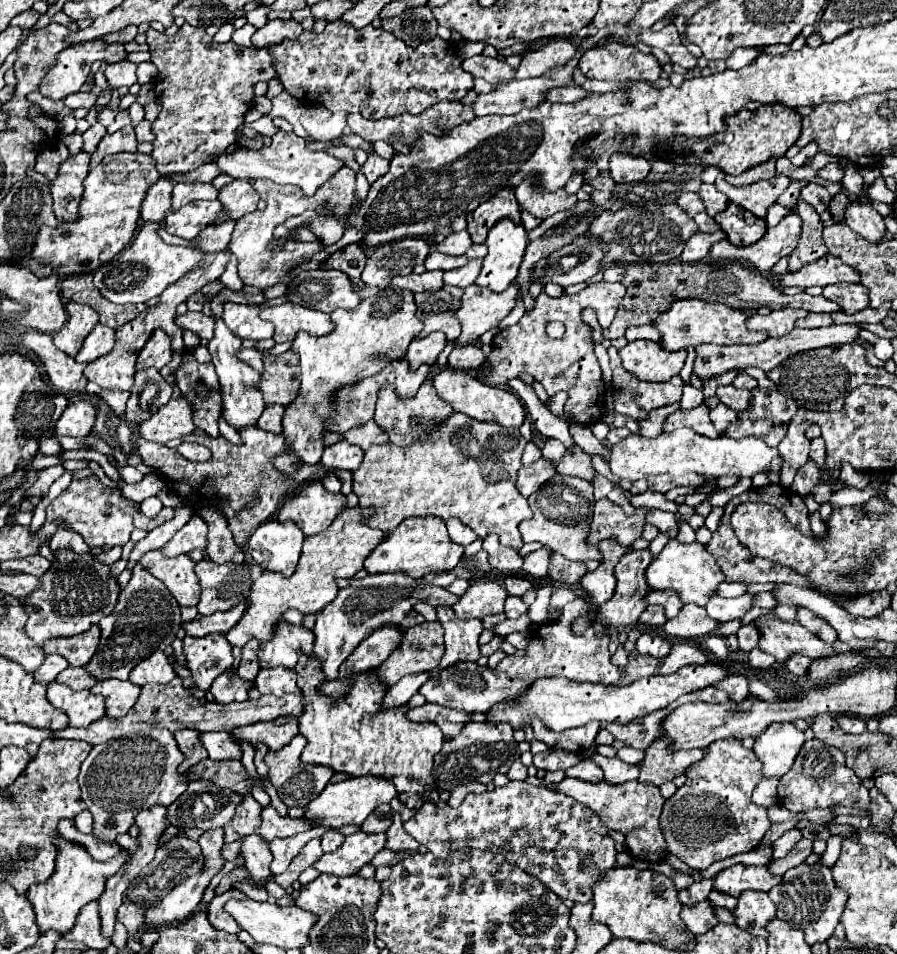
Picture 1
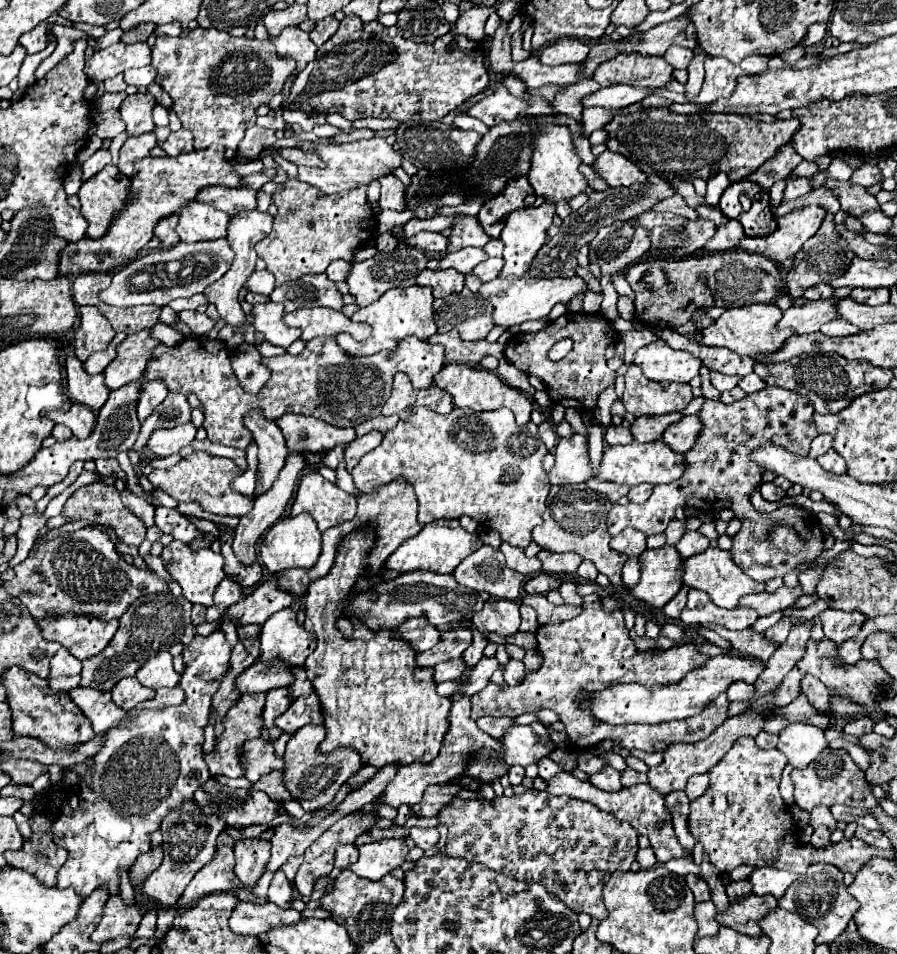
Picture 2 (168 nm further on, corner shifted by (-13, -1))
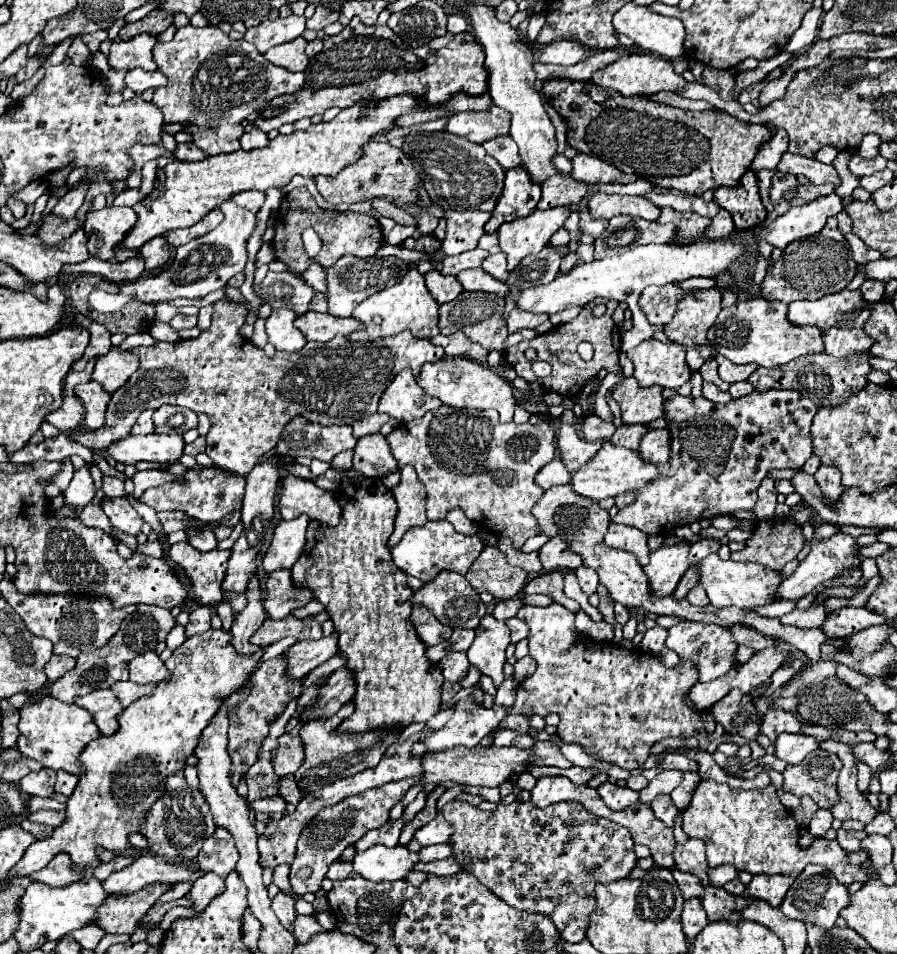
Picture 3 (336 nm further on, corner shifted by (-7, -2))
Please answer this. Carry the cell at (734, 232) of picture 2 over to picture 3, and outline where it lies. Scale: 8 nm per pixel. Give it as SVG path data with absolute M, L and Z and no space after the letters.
M720 210L714 218L712 218L712 224L706 228L704 236L710 238L710 240L718 240L718 238L728 238L734 230L734 222L732 222L732 216L726 212L726 210Z

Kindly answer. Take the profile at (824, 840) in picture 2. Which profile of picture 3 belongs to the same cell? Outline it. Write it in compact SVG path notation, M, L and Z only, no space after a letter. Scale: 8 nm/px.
M816 810L816 814L810 820L810 834L814 834L816 838L822 838L826 834L826 830L830 830L832 826L832 812L830 810Z

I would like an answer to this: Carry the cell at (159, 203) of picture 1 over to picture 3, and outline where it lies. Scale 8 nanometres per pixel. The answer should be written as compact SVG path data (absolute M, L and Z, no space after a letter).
M158 236L158 238L150 240L150 242L146 242L140 248L140 254L144 256L146 272L160 270L170 260L170 246L168 246L168 242L166 242L164 236Z

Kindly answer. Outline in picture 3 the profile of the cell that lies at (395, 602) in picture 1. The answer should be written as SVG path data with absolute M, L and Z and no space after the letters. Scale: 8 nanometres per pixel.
M440 572L432 582L426 582L422 590L414 592L412 604L424 604L438 620L452 628L476 628L482 616L486 616L486 606L480 602L478 592L474 592L474 588L466 584L466 578L456 572Z

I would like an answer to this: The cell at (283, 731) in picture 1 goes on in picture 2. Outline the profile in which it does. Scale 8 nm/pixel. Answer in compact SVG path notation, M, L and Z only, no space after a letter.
M316 693L310 695L310 697L296 699L288 707L288 711L284 711L276 719L276 727L282 733L290 733L290 735L296 733L300 727L304 727L308 723L314 723L314 725L320 725L322 723L322 709L320 709L320 703L318 703Z

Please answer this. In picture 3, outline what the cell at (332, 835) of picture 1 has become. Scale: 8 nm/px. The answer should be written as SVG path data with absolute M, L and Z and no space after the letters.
M336 860L336 862L330 866L330 870L326 872L326 878L330 878L330 880L342 880L342 878L346 878L350 872L352 872L352 864L350 864L350 862L340 862L340 860Z

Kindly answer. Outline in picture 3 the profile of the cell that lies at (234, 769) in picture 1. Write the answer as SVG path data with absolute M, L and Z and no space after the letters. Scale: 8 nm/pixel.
M294 776L280 778L280 794L290 804L298 804L302 800L302 796L304 796L304 792L298 788L298 784L294 784Z

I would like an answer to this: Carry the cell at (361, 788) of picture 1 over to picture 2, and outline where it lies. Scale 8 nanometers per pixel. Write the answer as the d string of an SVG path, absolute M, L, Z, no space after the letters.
M464 661L466 669L464 669L464 675L460 679L460 687L458 691L450 697L450 715L448 715L448 723L450 723L450 729L446 733L446 739L444 739L444 747L440 749L440 755L424 765L424 763L410 763L406 767L400 767L396 777L392 779L392 783L388 783L388 787L380 793L380 801L384 805L390 805L394 809L398 809L400 805L416 805L422 801L422 795L424 795L424 789L428 785L442 785L442 783L448 783L450 779L456 779L464 773L464 767L468 763L468 755L478 749L478 747L488 747L488 749L500 749L500 743L496 739L492 739L490 735L486 735L484 731L480 731L476 727L476 723L472 721L470 717L470 695L464 695L464 687L470 683L470 673L474 671L474 667L470 667L466 661Z

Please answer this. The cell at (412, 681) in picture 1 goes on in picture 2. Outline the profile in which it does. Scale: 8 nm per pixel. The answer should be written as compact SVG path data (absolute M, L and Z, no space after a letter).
M460 659L456 661L446 661L446 663L440 663L434 667L434 681L436 683L442 683L442 681L452 681L452 679L458 679L464 671L464 663Z

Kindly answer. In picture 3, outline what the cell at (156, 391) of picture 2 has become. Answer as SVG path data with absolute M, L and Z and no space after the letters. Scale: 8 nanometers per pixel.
M146 410L140 414L140 418L136 420L132 434L152 434L154 432L154 422L152 422L152 410Z

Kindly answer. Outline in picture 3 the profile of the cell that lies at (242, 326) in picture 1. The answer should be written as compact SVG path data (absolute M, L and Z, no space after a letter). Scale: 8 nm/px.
M278 308L266 320L268 338L276 346L276 350L280 350L280 352L296 352L306 344L306 338L294 326L296 318L298 318L298 314L290 312L288 308Z

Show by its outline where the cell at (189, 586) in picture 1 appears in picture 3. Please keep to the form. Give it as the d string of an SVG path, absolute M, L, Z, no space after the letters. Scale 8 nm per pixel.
M178 542L168 548L168 558L186 570L200 604L218 604L222 600L220 584L226 576L230 550L200 552L188 542Z

